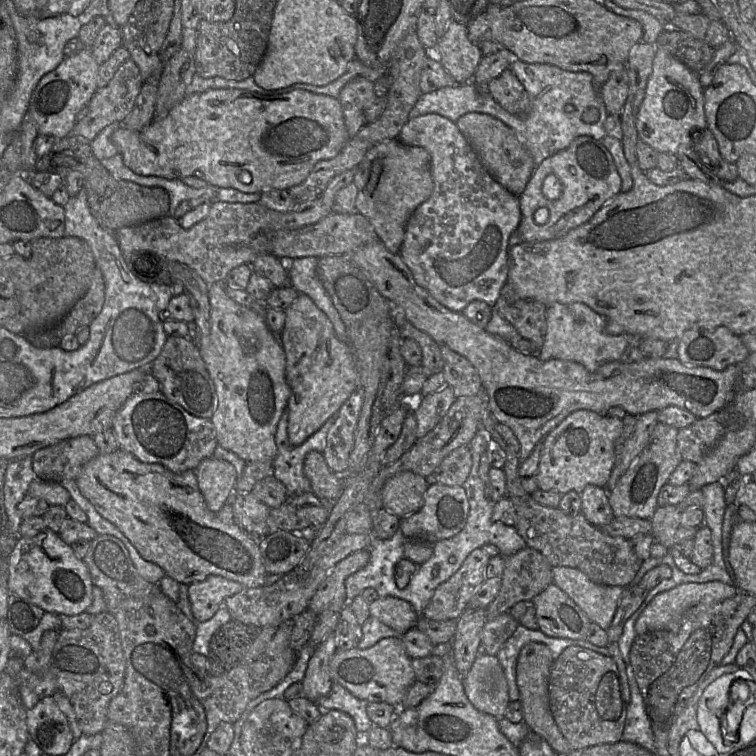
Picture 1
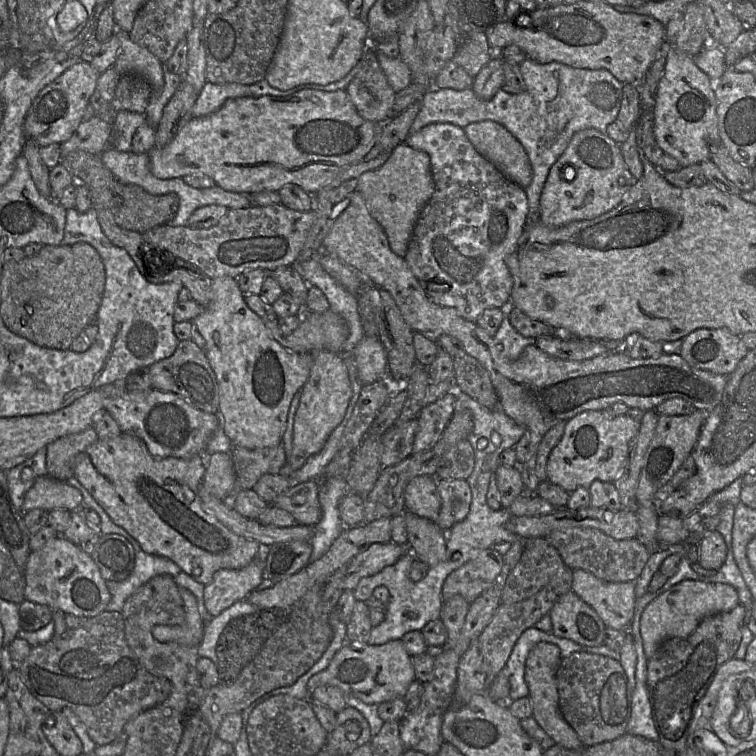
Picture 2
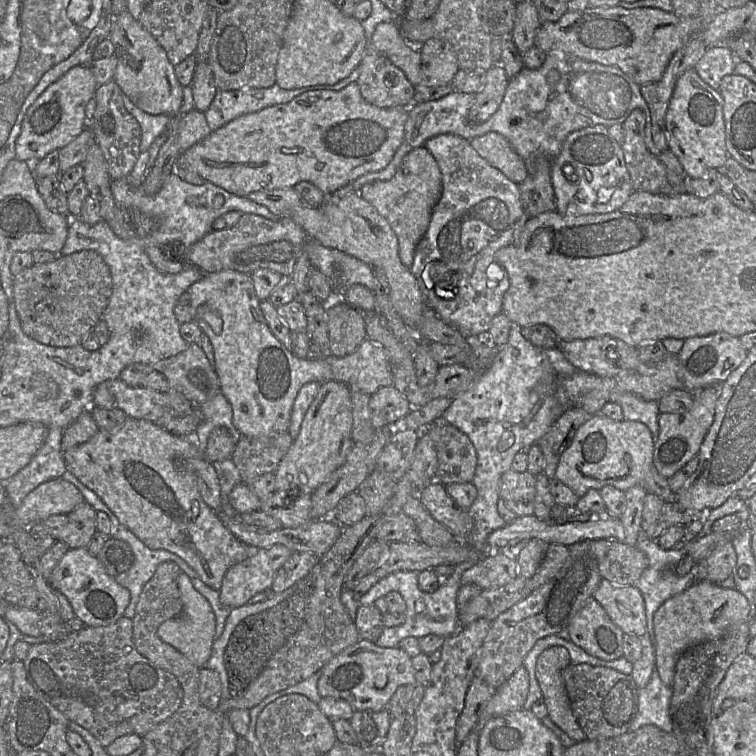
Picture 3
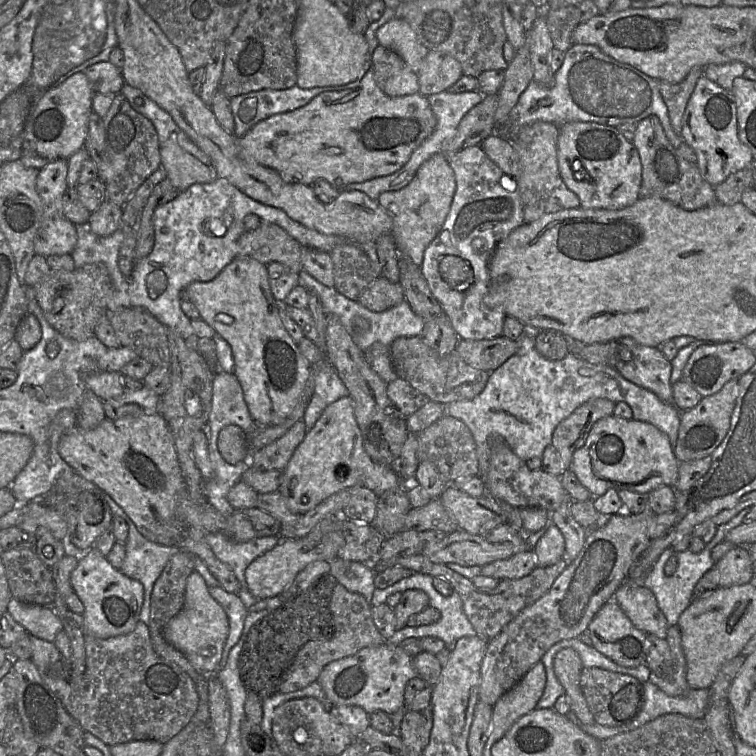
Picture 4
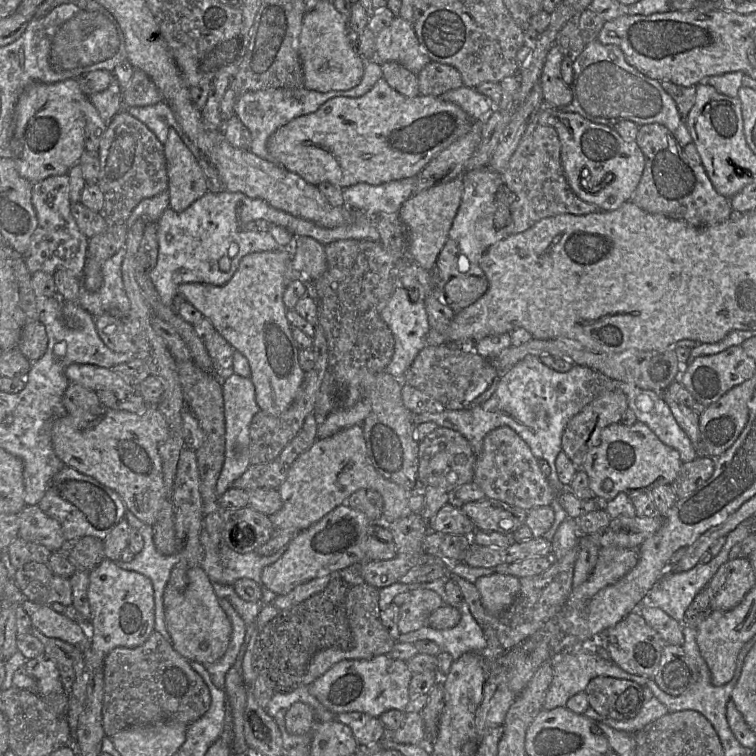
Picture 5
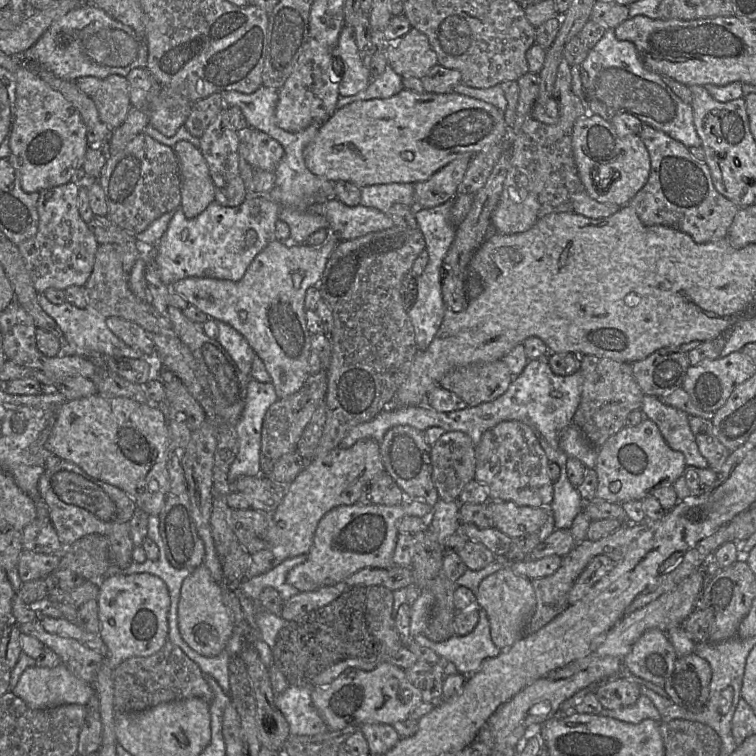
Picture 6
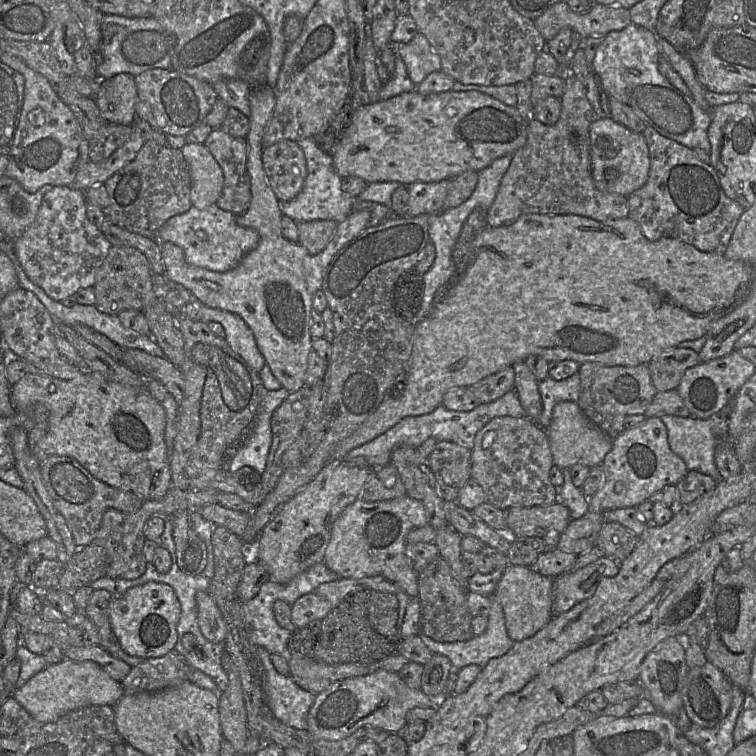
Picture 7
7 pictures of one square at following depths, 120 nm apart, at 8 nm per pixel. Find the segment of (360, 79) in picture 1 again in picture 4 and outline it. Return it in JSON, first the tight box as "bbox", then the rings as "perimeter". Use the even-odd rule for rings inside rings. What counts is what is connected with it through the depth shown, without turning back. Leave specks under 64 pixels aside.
{"bbox":[370,45,419,97],"perimeter":[[[381,45],[370,56],[370,69],[377,86],[390,97],[419,93],[419,77],[394,51]]]}

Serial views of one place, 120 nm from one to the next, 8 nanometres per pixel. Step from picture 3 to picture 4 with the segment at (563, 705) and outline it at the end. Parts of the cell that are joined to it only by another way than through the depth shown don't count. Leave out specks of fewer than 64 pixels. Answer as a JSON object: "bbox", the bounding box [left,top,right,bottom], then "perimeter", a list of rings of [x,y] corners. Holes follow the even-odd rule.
{"bbox":[553,648,594,725],"perimeter":[[[572,648],[561,649],[554,657],[553,669],[565,690],[571,711],[582,724],[588,725],[594,723],[594,719],[580,686],[582,668],[580,657]]]}

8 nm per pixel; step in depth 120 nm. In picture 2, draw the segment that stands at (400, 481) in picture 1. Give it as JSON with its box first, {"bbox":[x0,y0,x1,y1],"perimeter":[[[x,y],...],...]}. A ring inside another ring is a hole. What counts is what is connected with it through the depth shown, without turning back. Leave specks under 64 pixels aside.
{"bbox":[404,476,441,522],"perimeter":[[[430,476],[410,480],[404,491],[405,511],[434,522],[441,507],[437,484],[438,479]]]}

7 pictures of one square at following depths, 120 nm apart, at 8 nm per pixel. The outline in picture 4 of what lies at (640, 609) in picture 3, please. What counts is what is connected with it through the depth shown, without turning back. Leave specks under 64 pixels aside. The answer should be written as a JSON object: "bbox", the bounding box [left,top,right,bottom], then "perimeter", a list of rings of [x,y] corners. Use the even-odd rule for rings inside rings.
{"bbox":[613,582,669,639],"perimeter":[[[624,582],[615,592],[613,600],[637,629],[666,639],[669,624],[648,588]]]}

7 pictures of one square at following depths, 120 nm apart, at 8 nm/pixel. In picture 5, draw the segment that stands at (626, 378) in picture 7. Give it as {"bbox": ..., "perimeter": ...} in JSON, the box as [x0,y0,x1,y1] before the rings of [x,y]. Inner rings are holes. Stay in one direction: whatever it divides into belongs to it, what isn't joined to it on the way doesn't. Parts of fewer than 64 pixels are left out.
{"bbox":[562,390,628,468],"perimeter":[[[620,390],[600,393],[567,423],[562,434],[562,451],[581,468],[589,449],[598,445],[601,431],[621,421],[628,408],[626,395]]]}

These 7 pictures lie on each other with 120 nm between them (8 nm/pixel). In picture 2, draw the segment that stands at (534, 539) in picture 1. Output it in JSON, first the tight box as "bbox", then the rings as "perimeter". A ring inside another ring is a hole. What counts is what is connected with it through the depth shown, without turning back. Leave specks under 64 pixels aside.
{"bbox":[546,527,650,582],"perimeter":[[[571,527],[556,530],[546,539],[558,550],[566,566],[583,569],[608,582],[635,582],[650,556],[650,550],[637,538],[618,540],[595,528]]]}

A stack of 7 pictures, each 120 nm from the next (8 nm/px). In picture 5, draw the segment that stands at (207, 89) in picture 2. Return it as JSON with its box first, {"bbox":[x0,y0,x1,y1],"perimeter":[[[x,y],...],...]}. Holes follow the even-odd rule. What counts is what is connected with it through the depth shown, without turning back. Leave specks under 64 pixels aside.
{"bbox":[234,87,341,159],"perimeter":[[[304,87],[245,92],[237,99],[234,113],[251,134],[251,144],[248,150],[262,159],[270,159],[267,141],[276,130],[299,116],[317,111],[326,101],[335,97],[341,97],[341,95],[335,96],[335,91],[318,92]]]}

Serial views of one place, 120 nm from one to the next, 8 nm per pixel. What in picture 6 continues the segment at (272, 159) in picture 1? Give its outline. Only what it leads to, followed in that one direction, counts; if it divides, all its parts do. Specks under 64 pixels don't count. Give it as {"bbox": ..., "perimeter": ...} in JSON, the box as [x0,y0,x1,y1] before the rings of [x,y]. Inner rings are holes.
{"bbox":[304,89,506,188],"perimeter":[[[403,89],[396,95],[385,99],[371,99],[356,101],[337,108],[333,114],[318,125],[315,137],[304,150],[304,161],[306,167],[316,176],[331,182],[345,181],[362,188],[368,185],[390,184],[390,183],[418,183],[429,179],[439,169],[459,158],[471,158],[489,145],[499,143],[506,137],[506,125],[504,111],[484,101],[474,99],[457,93],[417,93]]]}

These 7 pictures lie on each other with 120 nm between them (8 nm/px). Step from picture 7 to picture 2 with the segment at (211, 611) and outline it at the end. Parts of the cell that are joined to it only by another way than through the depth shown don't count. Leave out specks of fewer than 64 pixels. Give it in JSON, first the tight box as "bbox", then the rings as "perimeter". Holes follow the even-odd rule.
{"bbox":[152,588,205,647],"perimeter":[[[180,588],[179,591],[184,603],[185,622],[175,626],[156,625],[152,628],[152,635],[160,642],[198,647],[205,624],[199,613],[196,597],[186,588]]]}

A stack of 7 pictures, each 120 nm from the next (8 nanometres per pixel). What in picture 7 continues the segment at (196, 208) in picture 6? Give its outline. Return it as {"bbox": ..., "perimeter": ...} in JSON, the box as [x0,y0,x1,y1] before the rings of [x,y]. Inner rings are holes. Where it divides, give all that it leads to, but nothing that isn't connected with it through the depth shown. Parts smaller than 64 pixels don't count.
{"bbox":[181,143,223,209],"perimeter":[[[186,143],[181,152],[190,171],[191,203],[205,209],[216,203],[223,188],[223,171],[204,144]]]}

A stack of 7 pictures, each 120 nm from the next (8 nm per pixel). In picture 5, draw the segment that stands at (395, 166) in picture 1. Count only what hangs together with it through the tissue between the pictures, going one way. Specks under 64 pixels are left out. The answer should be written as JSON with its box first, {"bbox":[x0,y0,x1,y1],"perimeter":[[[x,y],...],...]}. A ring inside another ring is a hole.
{"bbox":[398,178,462,271],"perimeter":[[[455,178],[414,194],[402,204],[398,212],[398,216],[408,230],[406,256],[428,271],[434,269],[436,260],[447,242],[449,231],[461,203],[462,194],[462,180]]]}

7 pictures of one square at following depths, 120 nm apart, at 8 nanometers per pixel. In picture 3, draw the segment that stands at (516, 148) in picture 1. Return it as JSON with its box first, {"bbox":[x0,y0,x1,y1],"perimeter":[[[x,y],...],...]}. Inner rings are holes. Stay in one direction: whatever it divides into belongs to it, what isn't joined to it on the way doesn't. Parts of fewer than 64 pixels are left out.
{"bbox":[469,132,528,185],"perimeter":[[[488,132],[469,142],[483,159],[509,180],[517,185],[525,181],[528,175],[526,164],[504,136],[497,132]]]}

